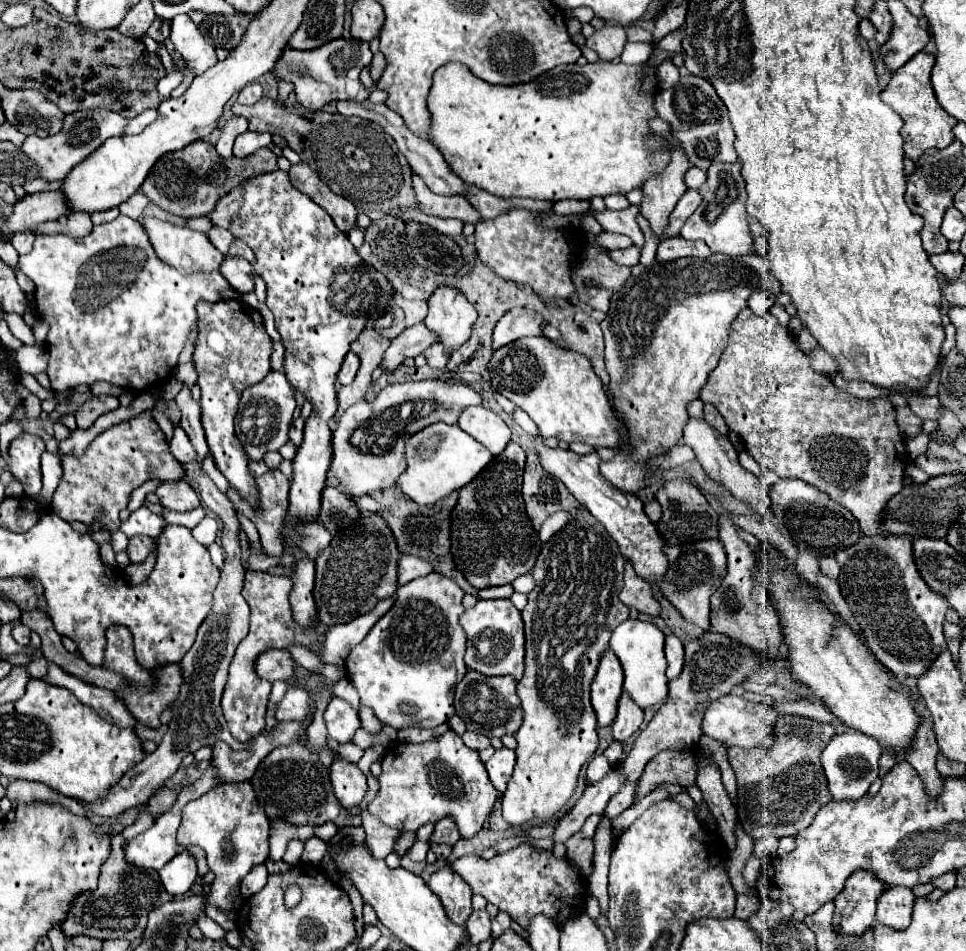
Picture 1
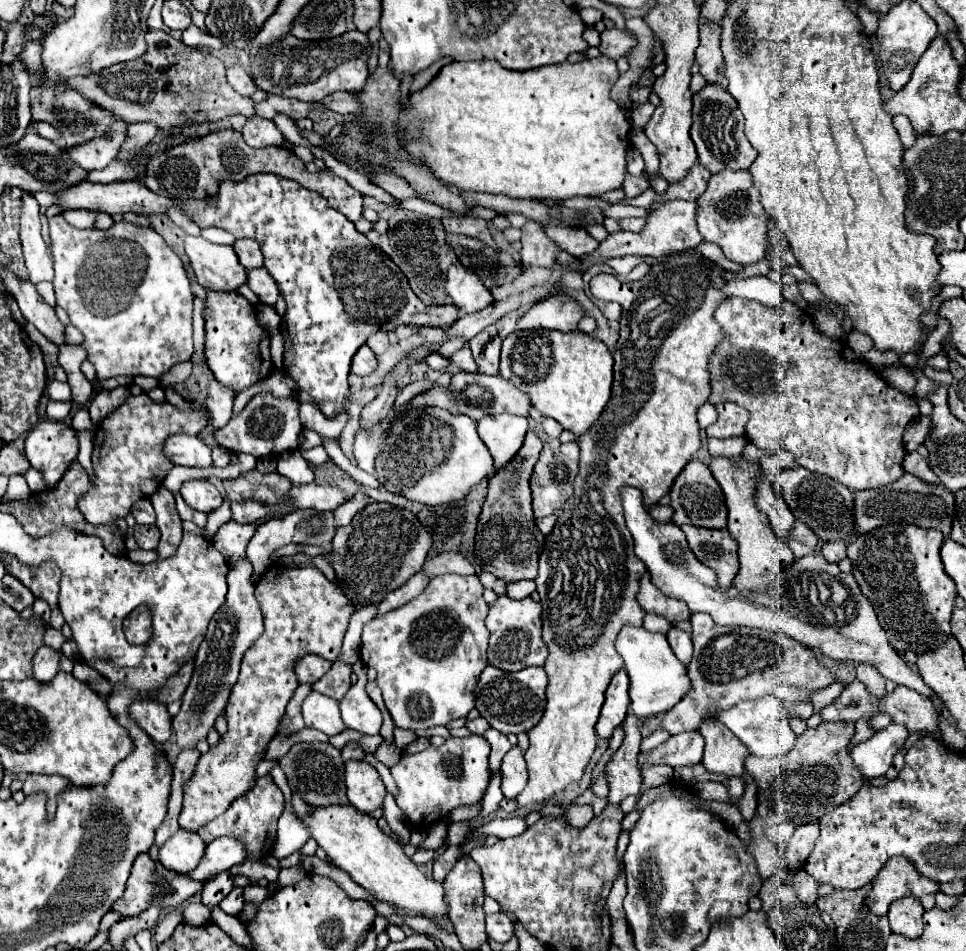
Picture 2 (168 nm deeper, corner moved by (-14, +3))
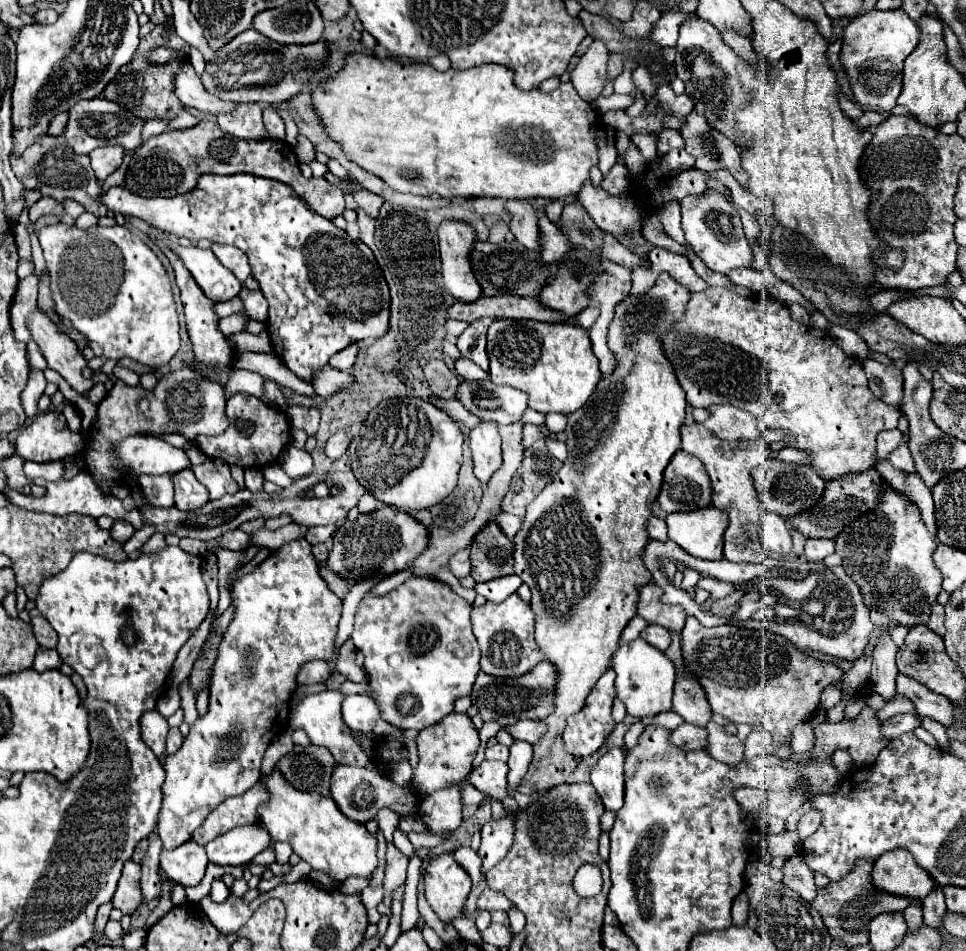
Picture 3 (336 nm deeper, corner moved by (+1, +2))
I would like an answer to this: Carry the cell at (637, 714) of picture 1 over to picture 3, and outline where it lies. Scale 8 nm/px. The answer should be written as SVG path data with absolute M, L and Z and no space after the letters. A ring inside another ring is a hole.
M621 747L609 749L591 769L591 785L599 793L605 809L617 811L623 805L625 789L625 751Z

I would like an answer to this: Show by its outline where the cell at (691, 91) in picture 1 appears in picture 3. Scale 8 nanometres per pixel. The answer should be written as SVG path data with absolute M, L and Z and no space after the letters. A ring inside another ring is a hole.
M695 109L685 117L685 125L679 129L685 151L695 157L695 169L699 171L715 171L727 169L741 185L745 185L747 177L741 169L739 151L729 137L709 125L707 117L697 113Z

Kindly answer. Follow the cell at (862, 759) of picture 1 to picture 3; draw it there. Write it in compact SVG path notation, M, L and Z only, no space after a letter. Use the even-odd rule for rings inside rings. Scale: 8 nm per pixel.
M895 715L895 717L881 723L881 735L883 735L883 739L893 741L903 733L913 731L915 727L919 727L917 715Z

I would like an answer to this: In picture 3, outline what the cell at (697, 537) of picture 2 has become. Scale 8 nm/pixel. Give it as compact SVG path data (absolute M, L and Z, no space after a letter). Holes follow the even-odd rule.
M707 507L691 513L671 513L665 517L669 527L669 539L681 549L699 559L717 561L723 559L723 533L727 529L727 517L719 509Z

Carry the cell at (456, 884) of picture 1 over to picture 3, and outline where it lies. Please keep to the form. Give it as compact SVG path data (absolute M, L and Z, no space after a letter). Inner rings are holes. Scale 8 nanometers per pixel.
M443 853L429 861L423 879L427 903L445 925L451 925L453 919L463 915L471 891L467 871L455 863L451 853Z

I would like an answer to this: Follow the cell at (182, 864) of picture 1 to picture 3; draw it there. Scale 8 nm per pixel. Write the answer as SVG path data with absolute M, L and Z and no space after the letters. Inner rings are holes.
M247 825L231 829L205 845L205 853L215 865L247 865L251 859L271 845L263 825Z

